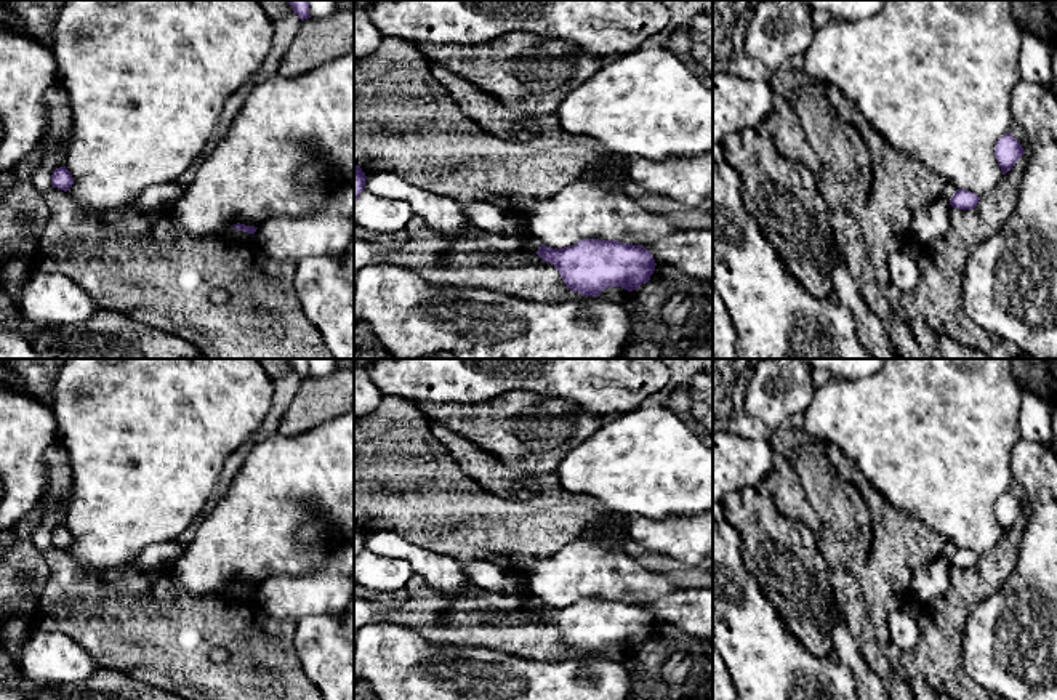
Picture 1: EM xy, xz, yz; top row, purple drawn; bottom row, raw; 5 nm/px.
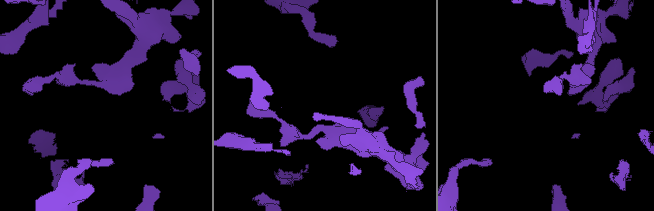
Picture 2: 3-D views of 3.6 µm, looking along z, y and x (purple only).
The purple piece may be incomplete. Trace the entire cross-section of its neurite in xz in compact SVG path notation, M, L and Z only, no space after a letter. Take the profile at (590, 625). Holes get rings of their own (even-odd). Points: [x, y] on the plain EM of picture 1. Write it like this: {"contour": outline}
{"contour": "M583 597L575 604L559 609L541 602L537 614L543 620L551 622L559 630L564 642L581 655L601 655L609 646L621 646L633 650L650 639L657 625L652 612L645 605L618 599Z"}

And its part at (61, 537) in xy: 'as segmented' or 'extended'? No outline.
as segmented

